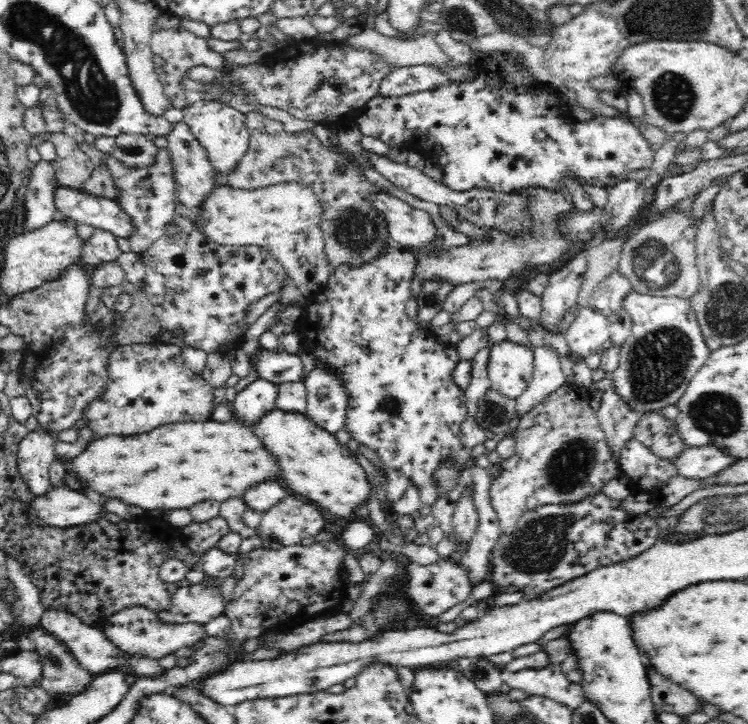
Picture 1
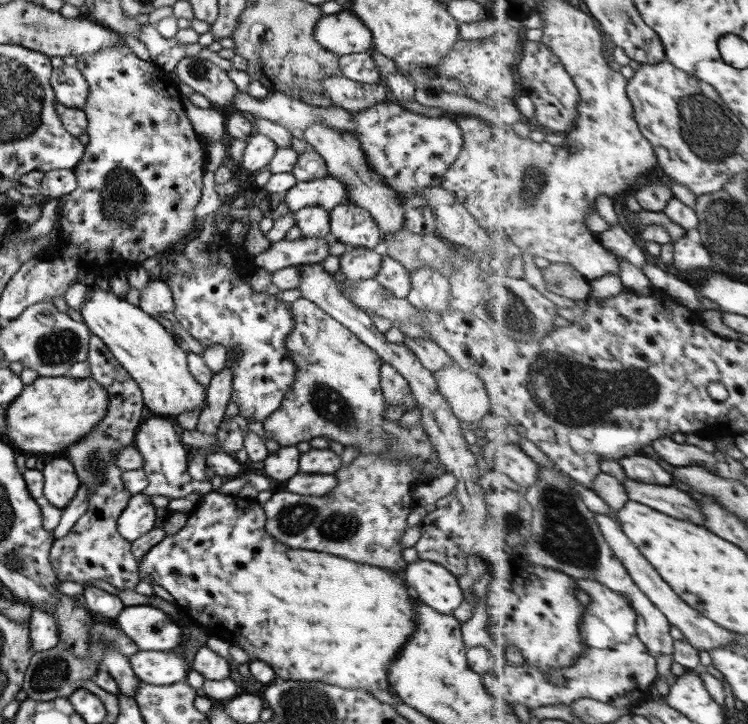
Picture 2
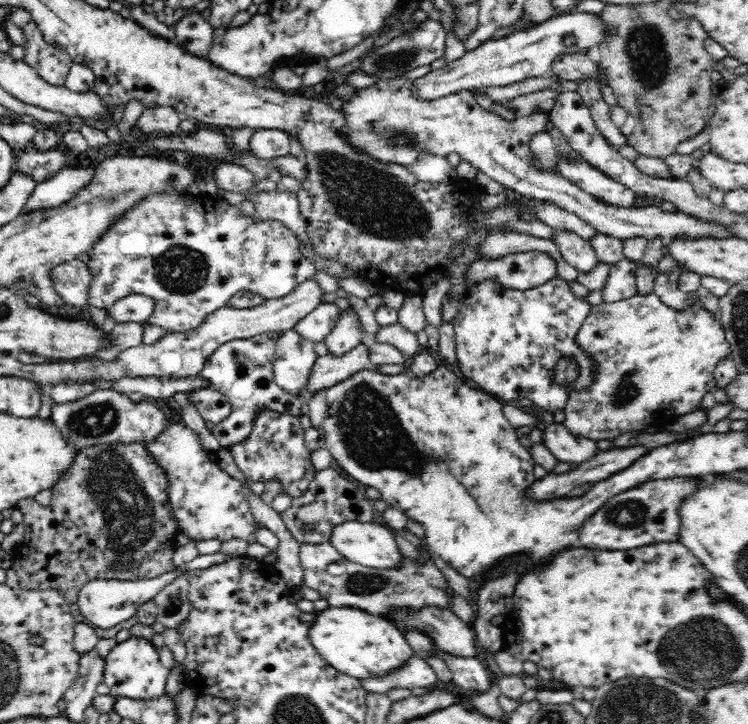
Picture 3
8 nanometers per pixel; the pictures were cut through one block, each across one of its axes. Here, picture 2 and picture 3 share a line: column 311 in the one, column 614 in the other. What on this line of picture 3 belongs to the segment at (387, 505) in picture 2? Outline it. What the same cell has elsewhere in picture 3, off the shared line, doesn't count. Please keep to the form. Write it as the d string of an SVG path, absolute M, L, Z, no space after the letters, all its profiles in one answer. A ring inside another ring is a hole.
M706 476L679 477L644 482L638 487L625 490L623 493L609 498L608 502L592 518L588 518L586 522L582 523L582 528L578 530L580 542L586 548L600 548L600 550L630 550L646 546L648 543L676 542L679 540L680 532L680 515L678 515L678 510L680 510L682 502L694 491L702 488L702 484L708 484L708 482L710 480Z

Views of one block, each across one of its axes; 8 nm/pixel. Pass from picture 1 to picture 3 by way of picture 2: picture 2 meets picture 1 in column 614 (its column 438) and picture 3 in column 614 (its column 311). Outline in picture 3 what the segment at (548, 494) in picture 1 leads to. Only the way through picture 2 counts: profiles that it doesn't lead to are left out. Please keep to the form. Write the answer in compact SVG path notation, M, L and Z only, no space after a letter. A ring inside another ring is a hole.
M653 292L647 295L640 295L636 293L630 298L619 300L616 302L601 303L592 306L590 314L586 316L586 320L582 322L578 334L576 334L576 343L582 347L582 349L588 351L588 355L596 361L596 382L586 388L586 390L572 390L568 396L568 402L563 408L565 414L565 420L563 425L574 435L578 437L583 437L592 441L608 440L614 441L620 434L625 432L638 432L643 431L647 426L654 426L663 429L669 424L673 424L678 416L684 414L690 414L694 412L696 408L700 407L700 402L702 398L708 394L710 391L714 391L715 377L714 370L716 364L720 360L724 360L731 354L730 343L726 340L726 335L724 332L724 327L720 323L719 316L714 316L710 311L704 309L701 303L694 303L691 307L686 307L682 310L676 310L670 308L670 306L664 304L660 300L660 297L656 296Z

